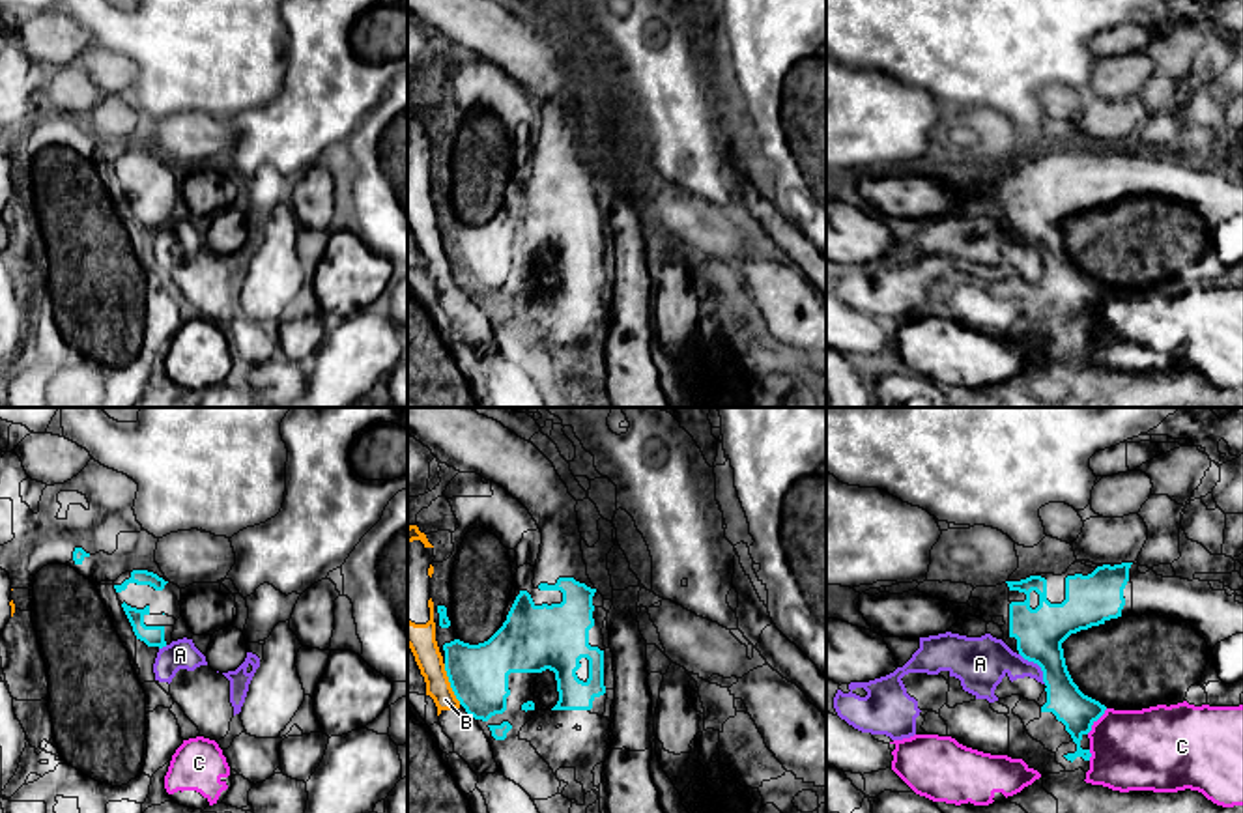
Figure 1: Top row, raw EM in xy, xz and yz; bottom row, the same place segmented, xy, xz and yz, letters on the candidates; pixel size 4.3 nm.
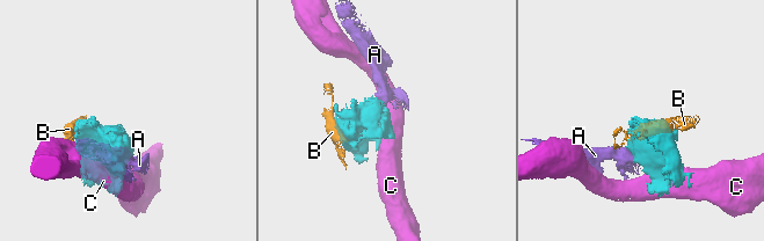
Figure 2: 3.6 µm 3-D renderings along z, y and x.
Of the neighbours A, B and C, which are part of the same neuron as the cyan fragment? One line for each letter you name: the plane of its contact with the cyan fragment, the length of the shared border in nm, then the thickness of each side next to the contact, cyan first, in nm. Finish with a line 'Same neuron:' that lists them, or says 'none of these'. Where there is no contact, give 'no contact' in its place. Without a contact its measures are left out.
Same neuron: none of these

